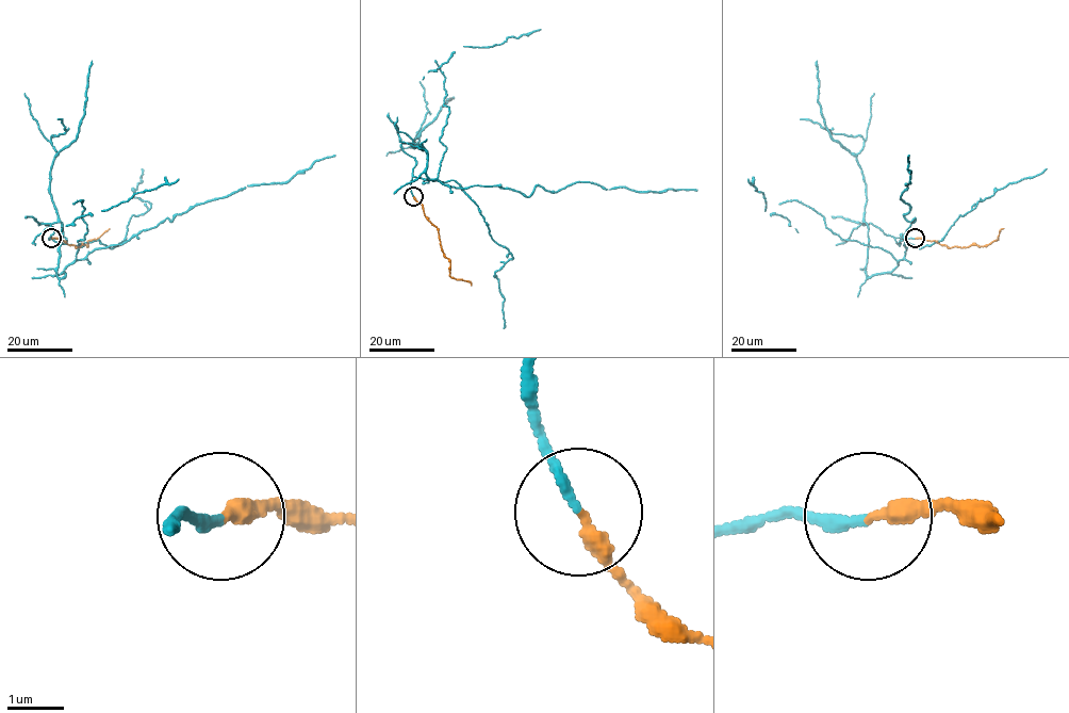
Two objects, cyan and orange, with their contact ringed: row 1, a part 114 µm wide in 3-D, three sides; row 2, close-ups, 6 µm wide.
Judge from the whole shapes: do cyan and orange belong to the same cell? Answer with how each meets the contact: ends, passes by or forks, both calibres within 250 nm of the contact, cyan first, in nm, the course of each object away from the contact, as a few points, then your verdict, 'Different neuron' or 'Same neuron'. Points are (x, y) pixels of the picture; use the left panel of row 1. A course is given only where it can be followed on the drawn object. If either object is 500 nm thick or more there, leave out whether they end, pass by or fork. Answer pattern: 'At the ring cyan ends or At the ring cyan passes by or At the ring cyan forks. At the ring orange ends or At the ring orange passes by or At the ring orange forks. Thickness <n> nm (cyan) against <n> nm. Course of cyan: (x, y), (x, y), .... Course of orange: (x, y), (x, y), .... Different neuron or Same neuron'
At the ring cyan ends. At the ring orange ends. Thickness 160 nm (cyan) against 280 nm. Course of cyan: (51, 238), (53, 228), (39, 223), (62, 224), (61, 278), (98, 248), (247, 184), (288, 182), (335, 155). Course of orange: (51, 238), (77, 247), (87, 246), (87, 240), (98, 239), (109, 228). Same neuron

